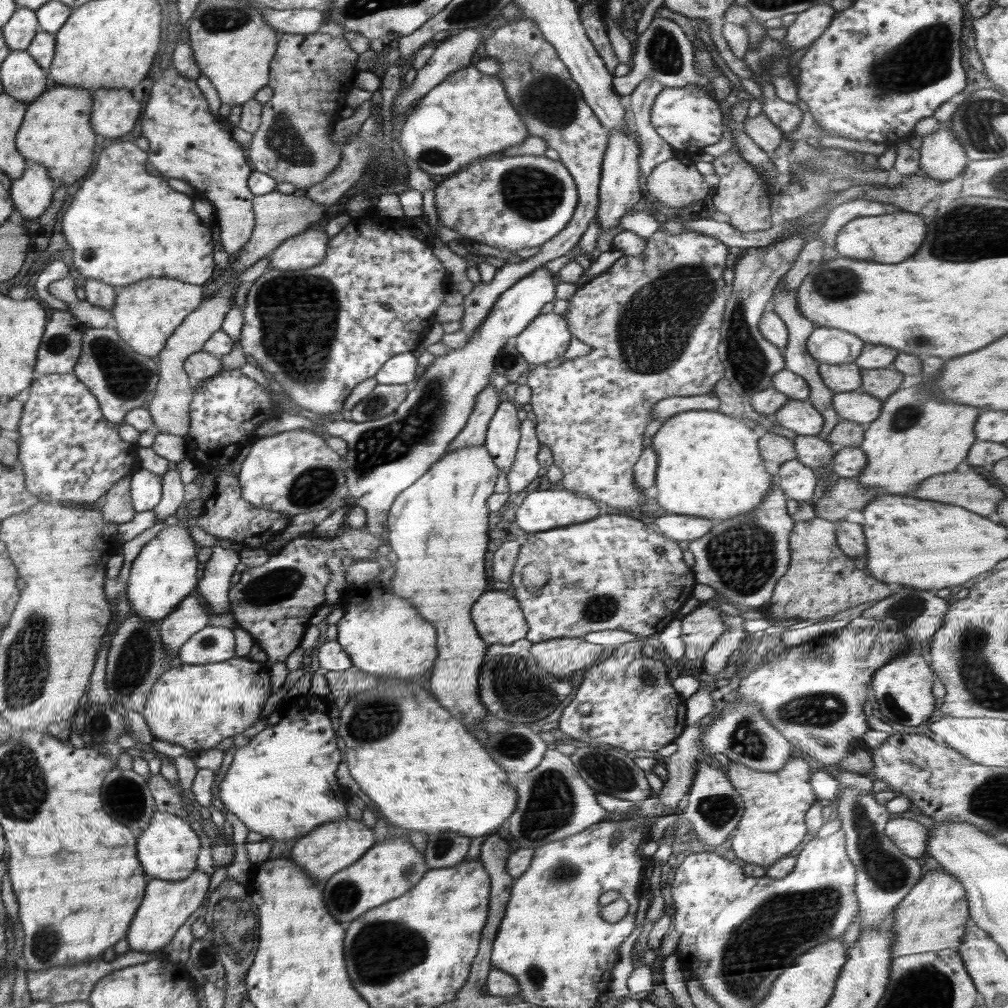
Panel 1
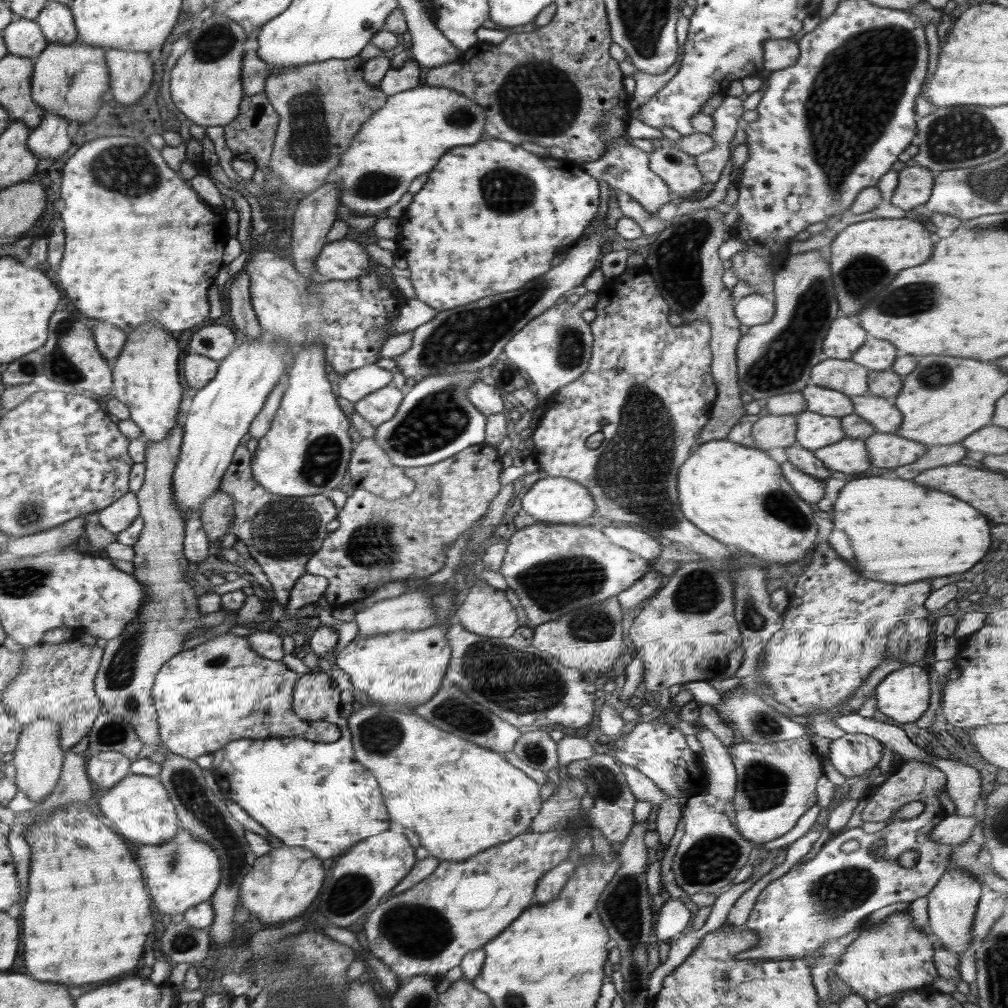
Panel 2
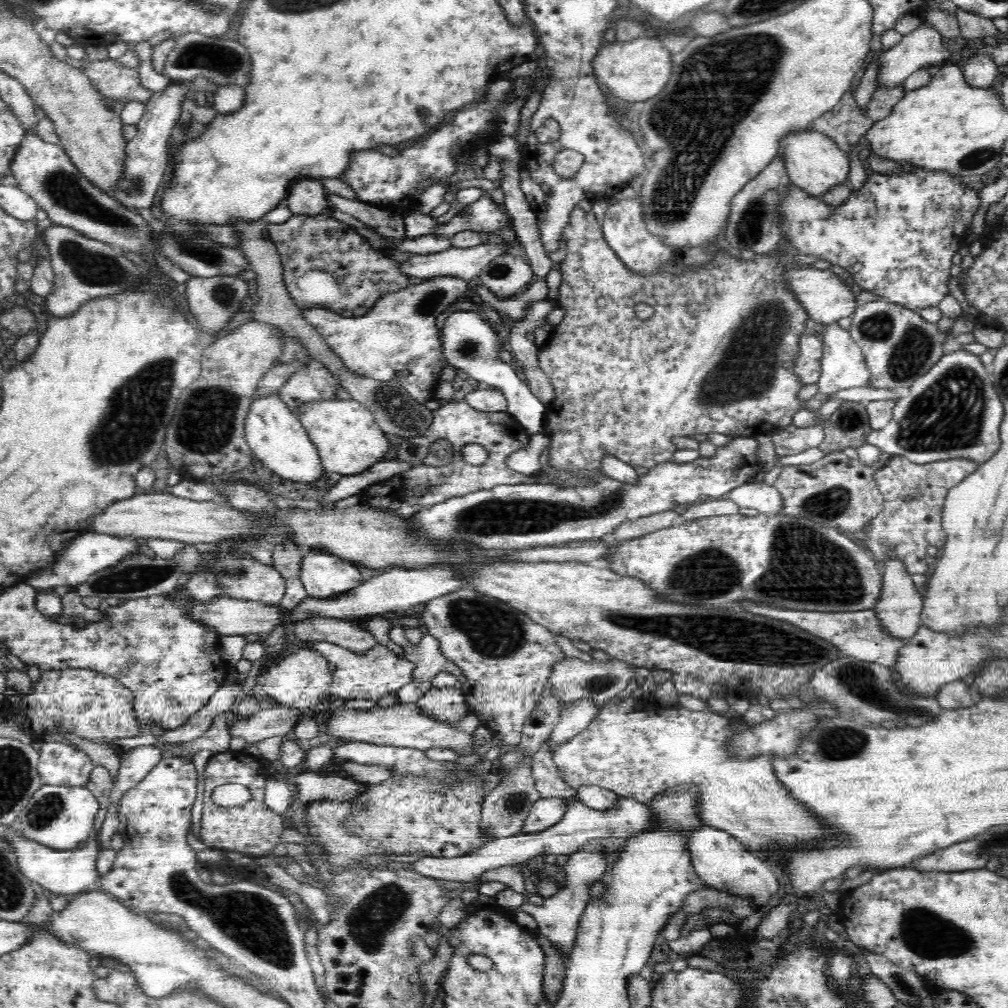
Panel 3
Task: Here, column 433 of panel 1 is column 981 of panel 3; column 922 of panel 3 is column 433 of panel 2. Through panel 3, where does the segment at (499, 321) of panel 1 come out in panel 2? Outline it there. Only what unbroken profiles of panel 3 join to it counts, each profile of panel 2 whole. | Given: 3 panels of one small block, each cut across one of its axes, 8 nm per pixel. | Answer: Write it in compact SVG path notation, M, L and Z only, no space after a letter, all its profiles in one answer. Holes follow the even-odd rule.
M466 370L430 374L403 396L396 414L388 422L375 427L373 436L394 466L406 469L436 464L469 446L484 442L487 416L467 397L468 389L473 386L478 374Z

